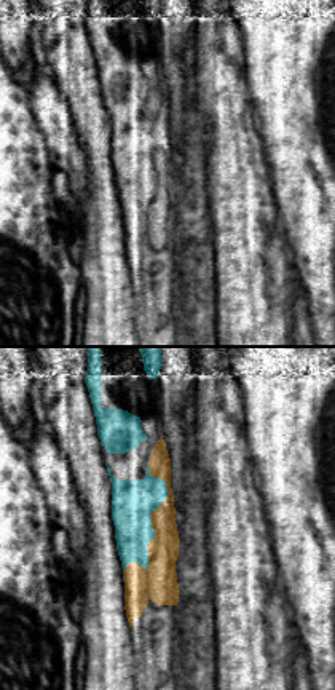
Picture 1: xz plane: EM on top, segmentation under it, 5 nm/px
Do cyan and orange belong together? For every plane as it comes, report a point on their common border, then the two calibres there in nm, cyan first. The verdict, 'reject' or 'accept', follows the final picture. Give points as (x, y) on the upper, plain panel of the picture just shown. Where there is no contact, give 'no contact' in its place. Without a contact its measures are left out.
(150, 168) | 220/160 nm

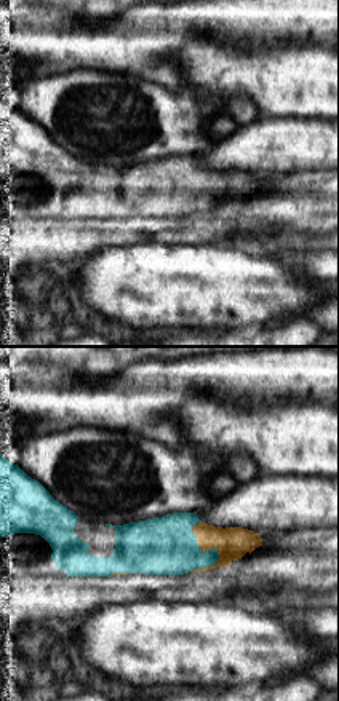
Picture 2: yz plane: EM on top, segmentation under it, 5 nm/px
(213, 190) | 300/170 nm

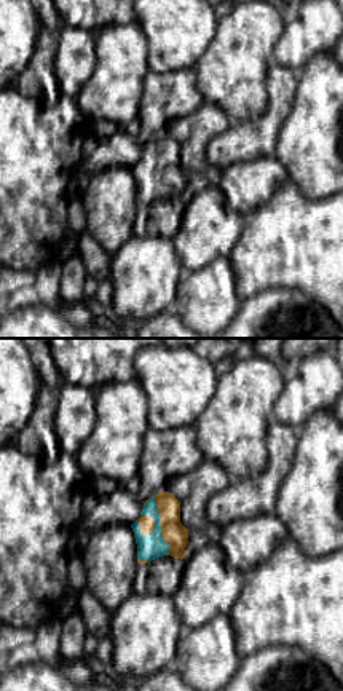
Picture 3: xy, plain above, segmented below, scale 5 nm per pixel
(160, 168) | 130/120 nm

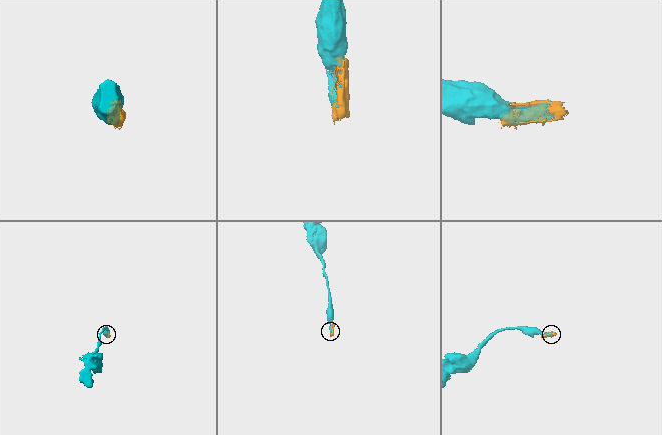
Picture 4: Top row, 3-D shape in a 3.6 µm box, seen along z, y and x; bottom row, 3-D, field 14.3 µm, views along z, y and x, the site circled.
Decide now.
accept

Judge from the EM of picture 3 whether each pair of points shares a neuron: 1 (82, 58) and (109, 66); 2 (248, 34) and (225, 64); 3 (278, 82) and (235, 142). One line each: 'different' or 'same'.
1: different
2: same
3: same

